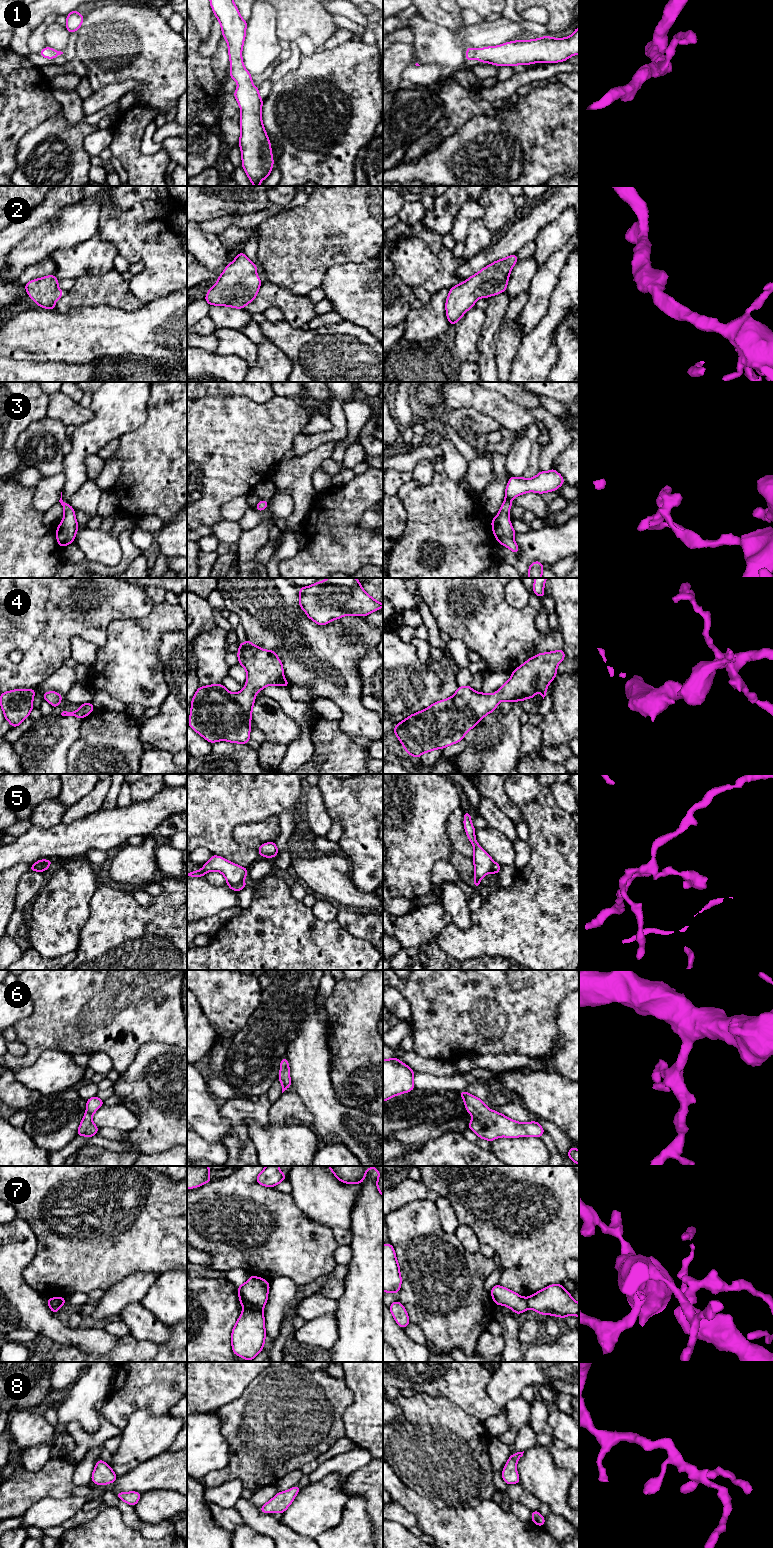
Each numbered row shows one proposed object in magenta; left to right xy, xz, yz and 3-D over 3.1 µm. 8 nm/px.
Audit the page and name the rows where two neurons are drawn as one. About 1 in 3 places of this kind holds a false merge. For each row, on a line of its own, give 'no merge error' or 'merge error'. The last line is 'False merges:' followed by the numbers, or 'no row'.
1: no merge error
2: no merge error
3: no merge error
4: no merge error
5: merge error
6: no merge error
7: merge error
8: no merge error
False merges: 5, 7

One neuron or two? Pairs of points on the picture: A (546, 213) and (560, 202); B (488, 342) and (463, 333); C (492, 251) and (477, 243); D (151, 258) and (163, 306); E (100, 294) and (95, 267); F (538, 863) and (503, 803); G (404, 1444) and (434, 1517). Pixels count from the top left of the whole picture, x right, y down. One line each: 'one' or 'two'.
A: one
B: two
C: two
D: two
E: two
F: two
G: two

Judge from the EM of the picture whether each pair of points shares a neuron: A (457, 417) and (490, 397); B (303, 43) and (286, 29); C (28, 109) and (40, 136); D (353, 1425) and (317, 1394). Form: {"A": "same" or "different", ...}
{"A": "different", "B": "different", "C": "different", "D": "different"}

